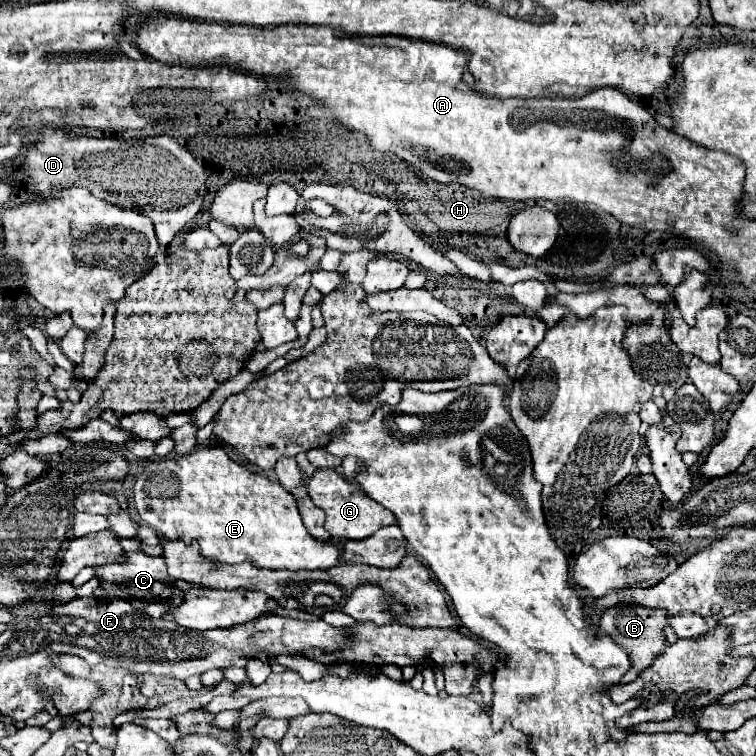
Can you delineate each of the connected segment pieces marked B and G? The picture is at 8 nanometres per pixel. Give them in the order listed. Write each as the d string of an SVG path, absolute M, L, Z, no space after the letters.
M615 605L613 609L607 609L603 617L599 619L601 631L605 631L609 637L613 637L623 649L629 651L629 657L633 661L633 669L641 673L645 667L653 663L653 659L665 651L665 635L663 627L667 625L669 613L659 609L645 609L641 605Z
M319 469L319 471L315 471L315 475L309 479L307 491L309 491L309 497L315 503L315 507L325 511L325 515L327 515L325 517L325 529L333 535L333 539L339 539L339 541L367 539L377 529L397 523L397 517L391 511L387 511L377 501L369 499L359 485L349 483L335 469Z

